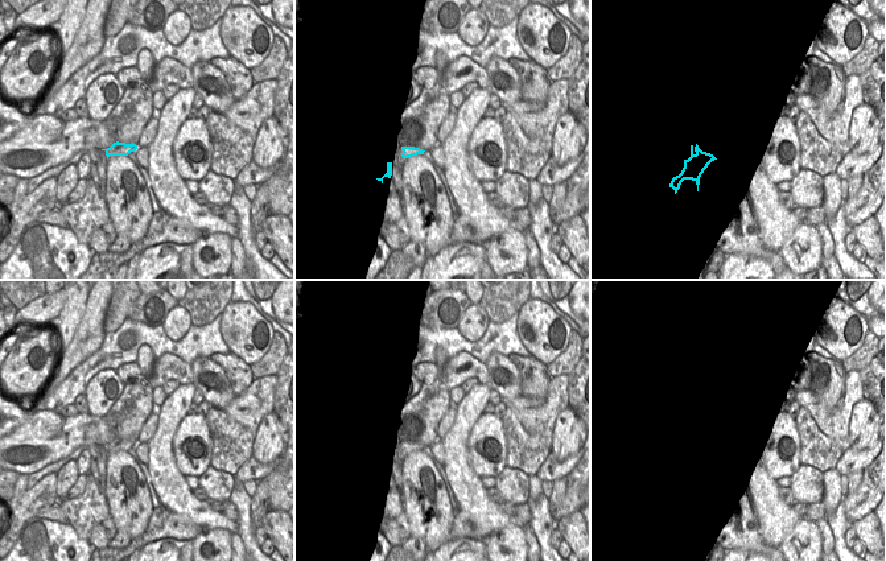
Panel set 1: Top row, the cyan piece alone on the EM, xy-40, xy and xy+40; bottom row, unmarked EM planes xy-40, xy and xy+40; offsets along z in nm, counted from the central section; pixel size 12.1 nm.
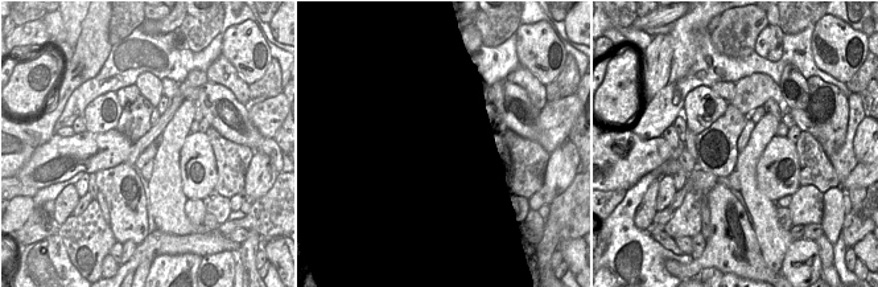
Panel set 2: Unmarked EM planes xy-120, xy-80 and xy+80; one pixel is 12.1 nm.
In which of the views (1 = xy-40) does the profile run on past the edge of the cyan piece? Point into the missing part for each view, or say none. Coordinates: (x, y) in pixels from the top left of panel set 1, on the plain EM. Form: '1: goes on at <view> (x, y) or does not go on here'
1: does not go on here

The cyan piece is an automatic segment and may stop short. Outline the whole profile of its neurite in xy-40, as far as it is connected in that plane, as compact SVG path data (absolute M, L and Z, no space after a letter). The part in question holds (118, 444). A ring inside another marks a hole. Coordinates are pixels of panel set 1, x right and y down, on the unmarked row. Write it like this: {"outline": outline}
{"outline": "M114 438L110 444L102 445L106 447L107 454L110 451L128 451L131 447L137 445L136 440Z"}

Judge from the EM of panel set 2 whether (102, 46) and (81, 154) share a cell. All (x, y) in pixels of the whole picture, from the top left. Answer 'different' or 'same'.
different

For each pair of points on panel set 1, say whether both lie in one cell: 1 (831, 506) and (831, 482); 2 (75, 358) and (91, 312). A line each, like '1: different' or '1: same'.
1: same
2: same

